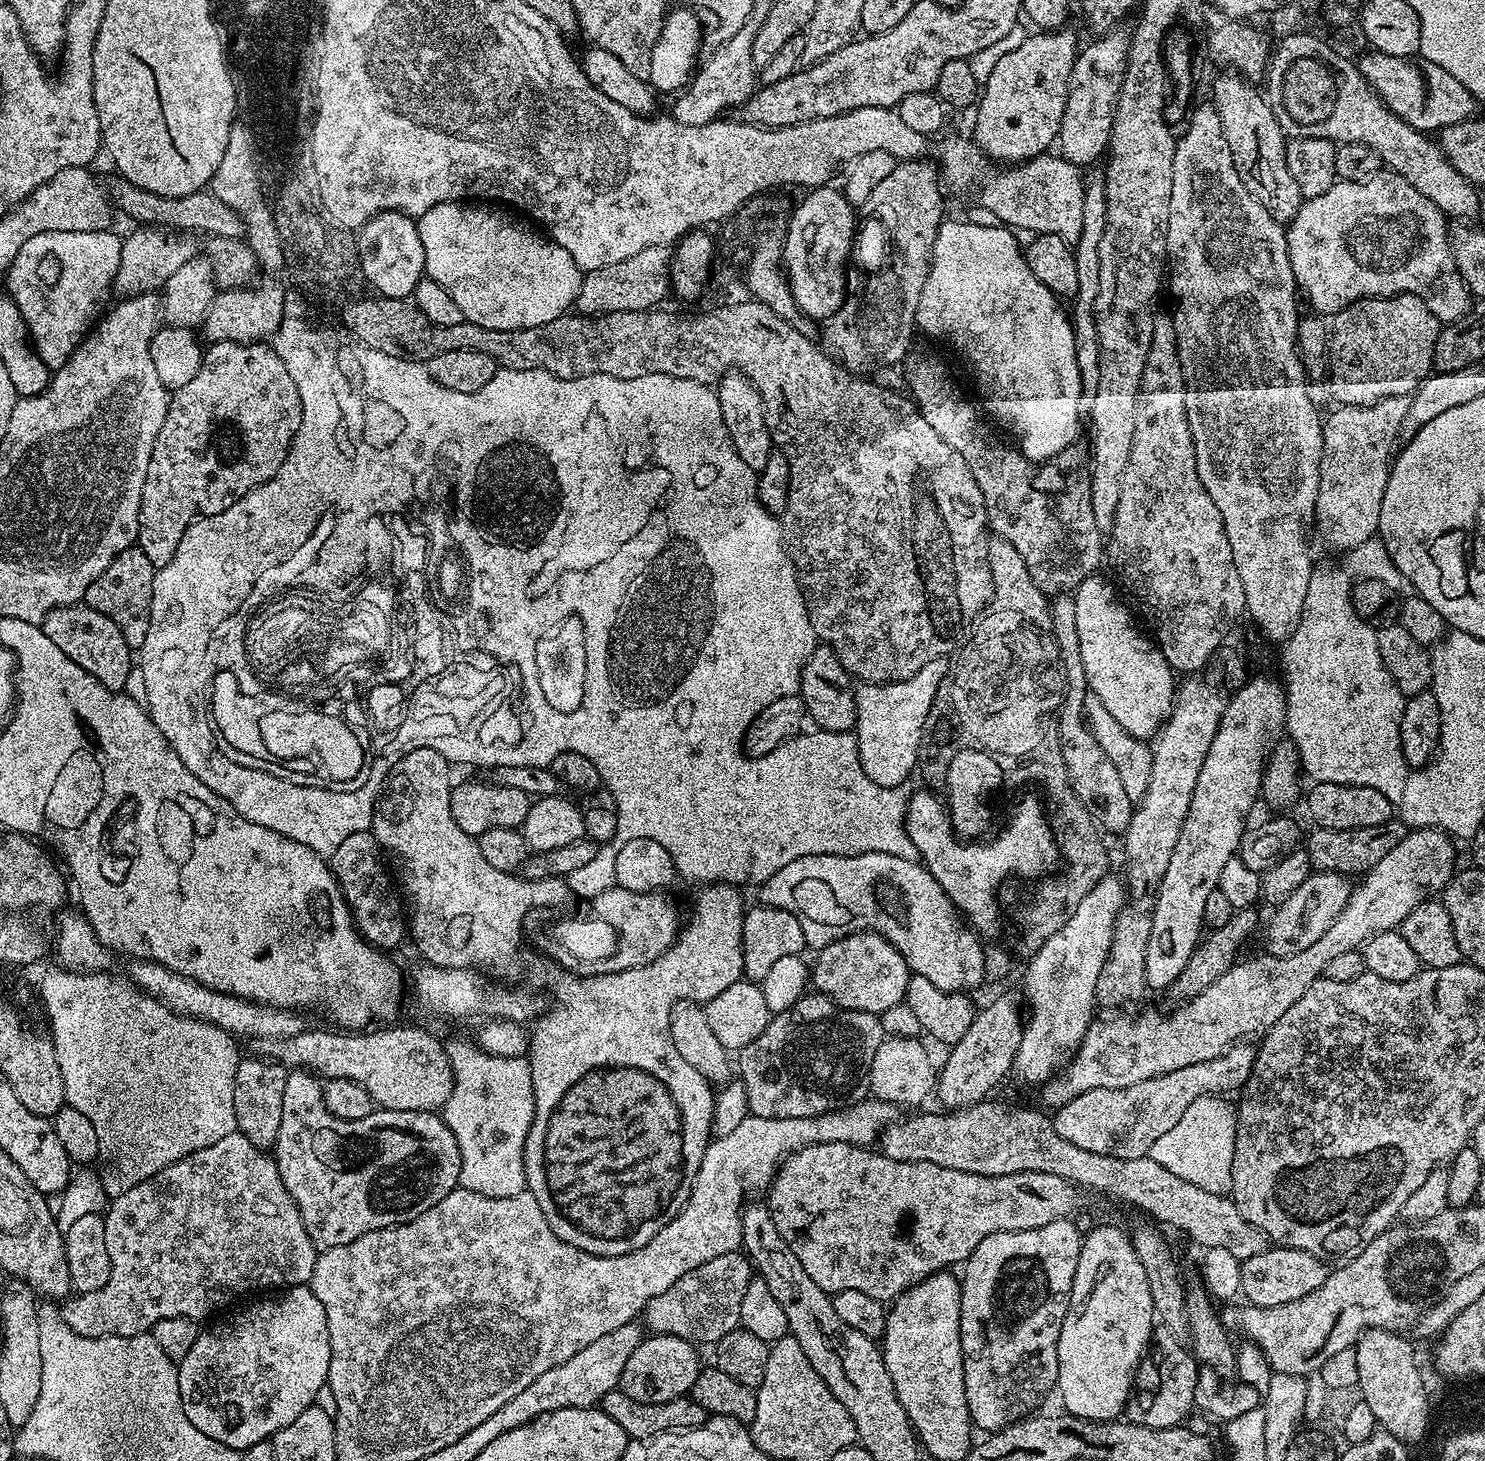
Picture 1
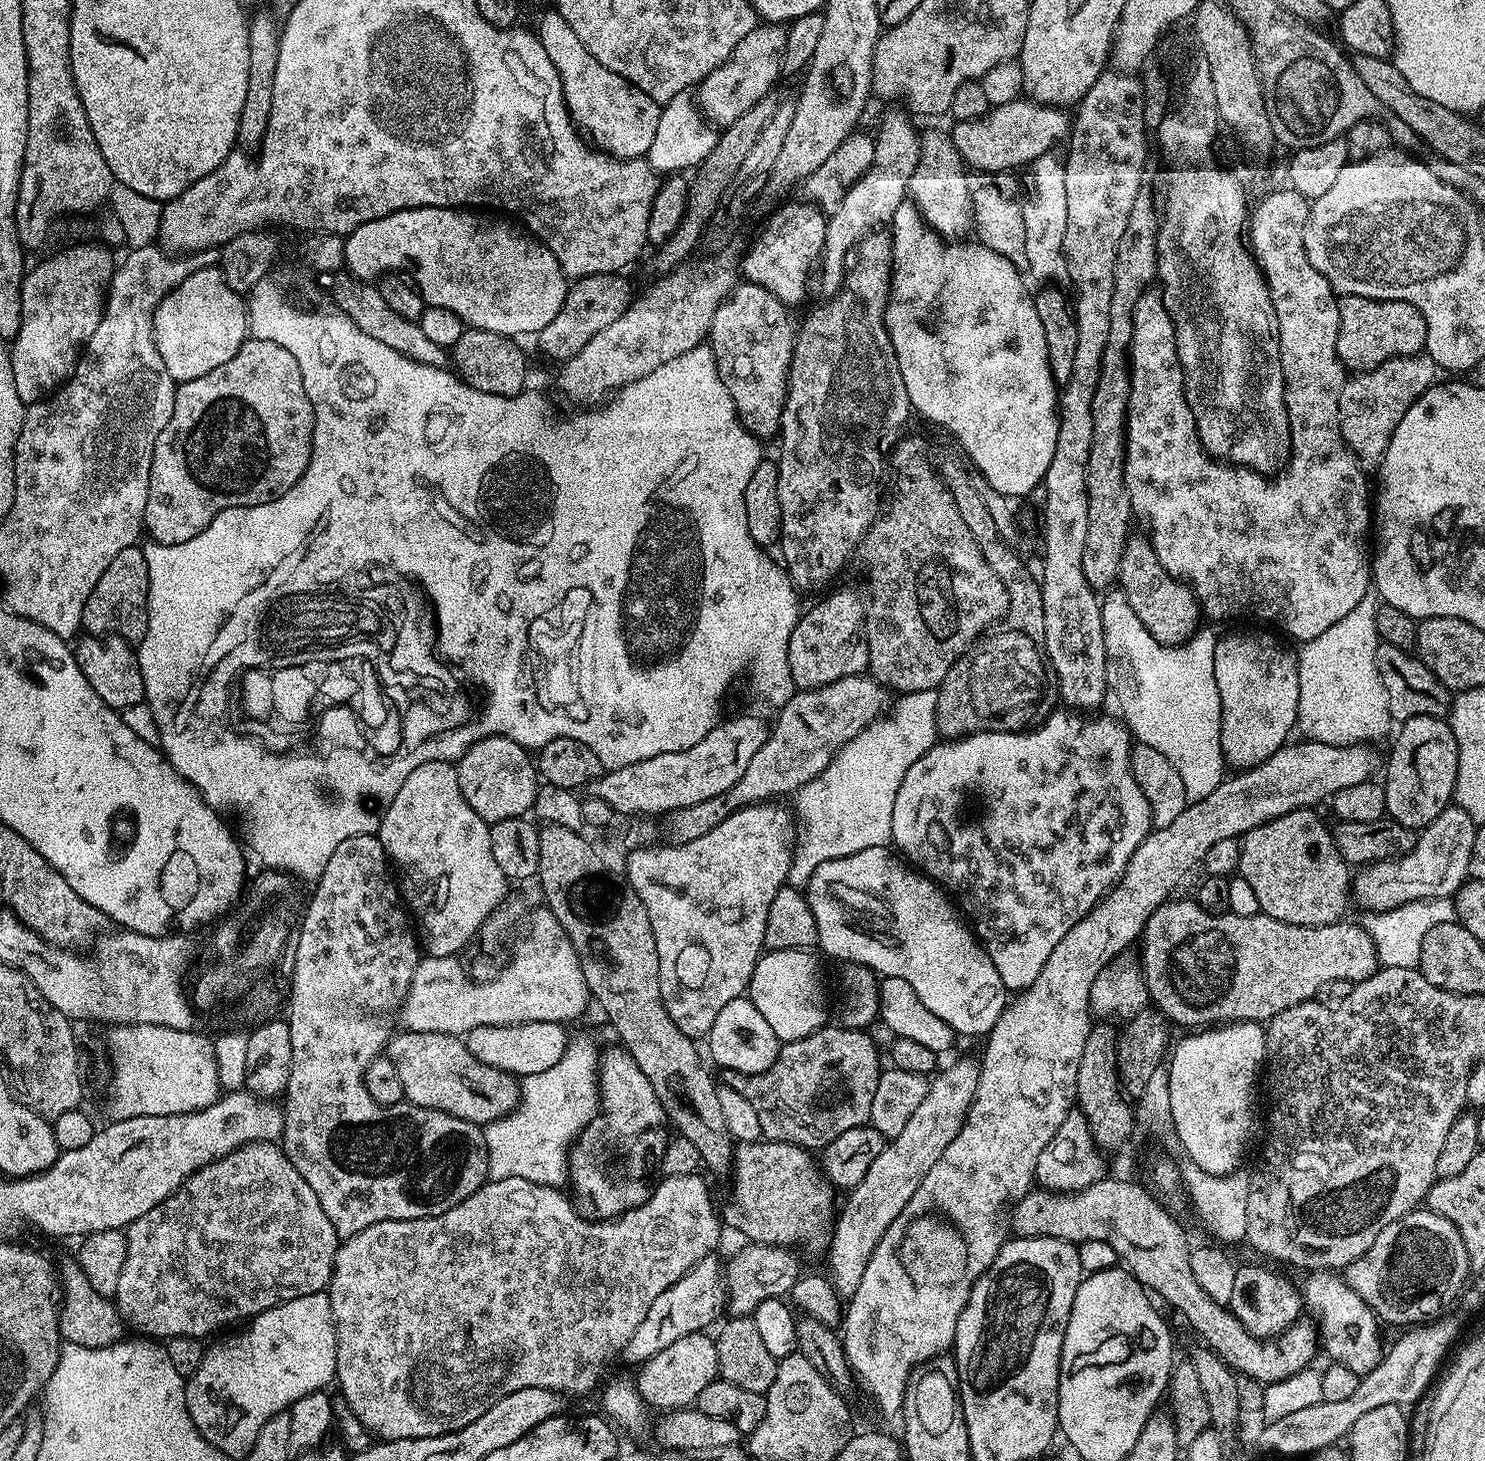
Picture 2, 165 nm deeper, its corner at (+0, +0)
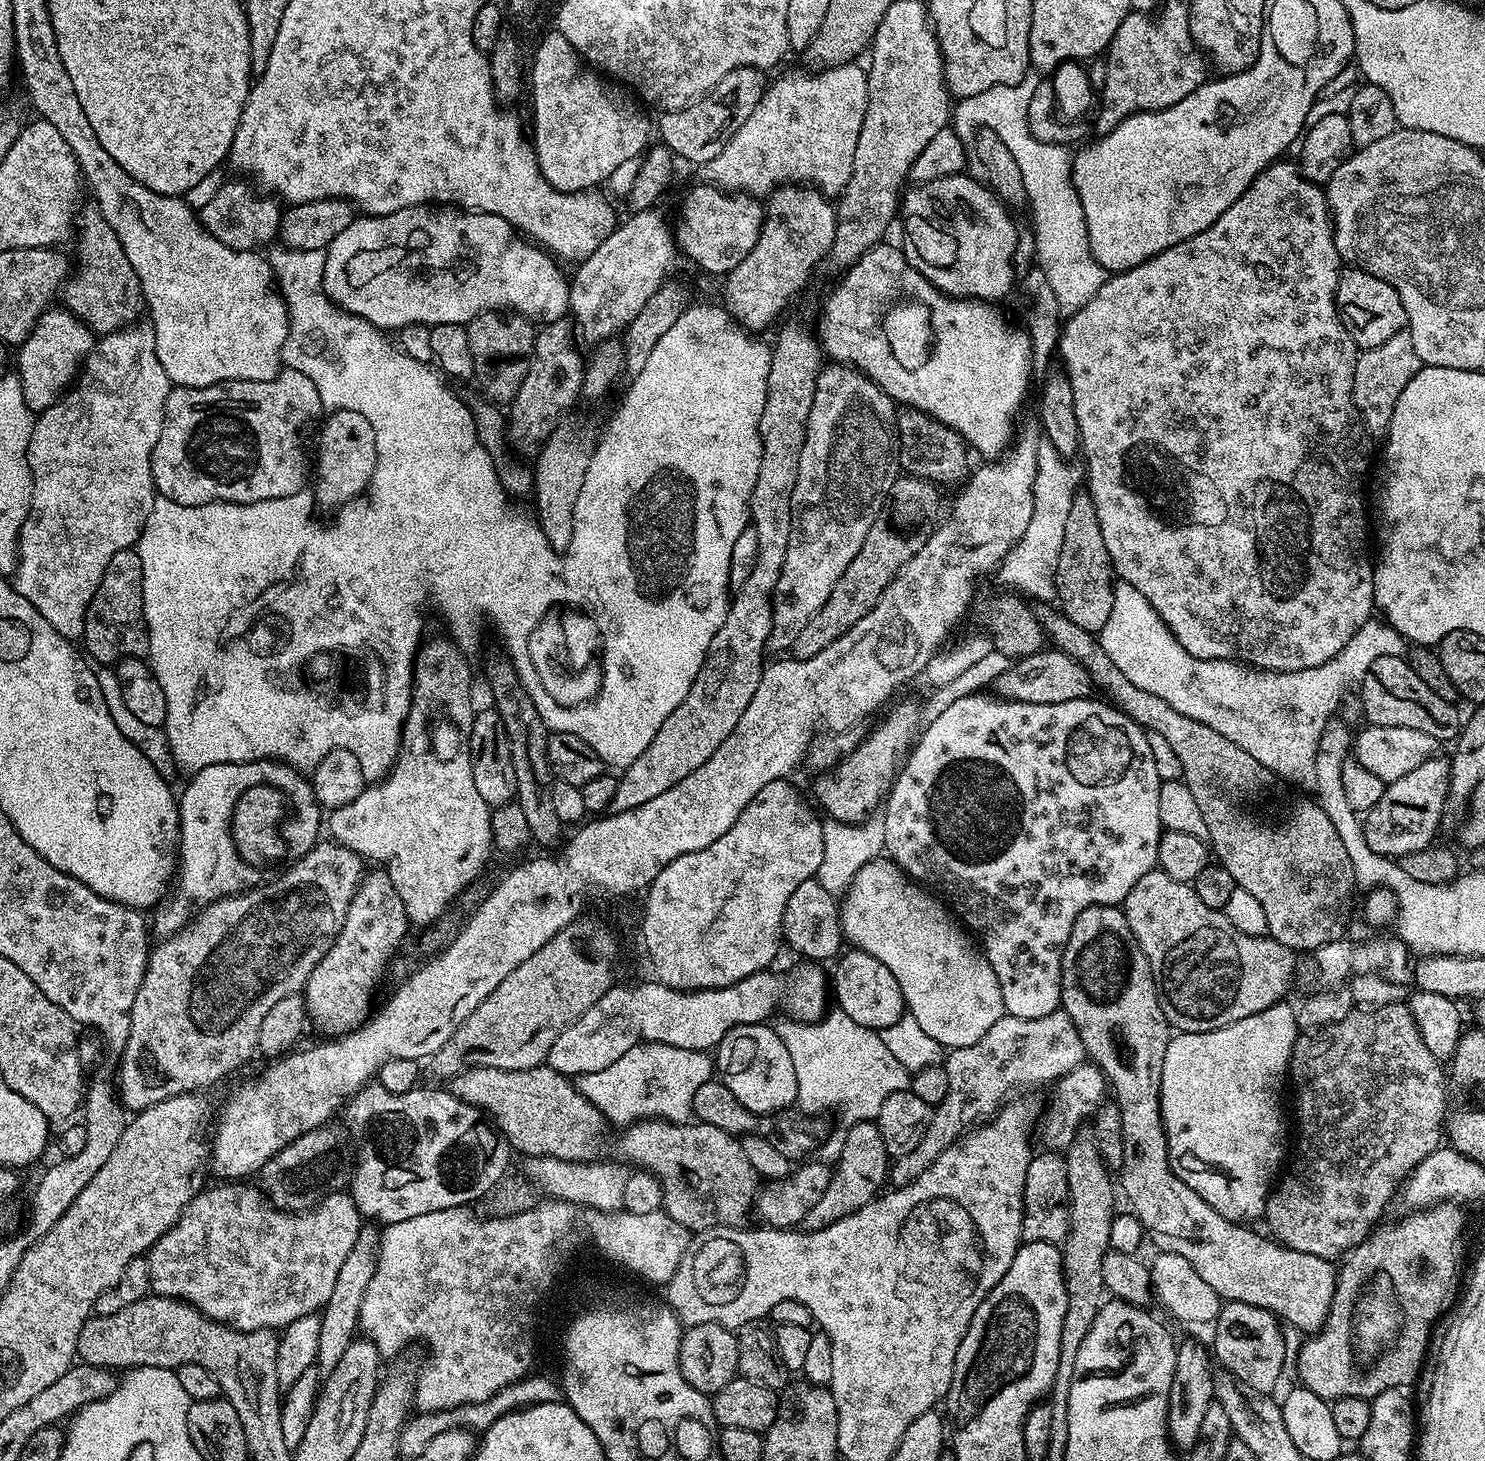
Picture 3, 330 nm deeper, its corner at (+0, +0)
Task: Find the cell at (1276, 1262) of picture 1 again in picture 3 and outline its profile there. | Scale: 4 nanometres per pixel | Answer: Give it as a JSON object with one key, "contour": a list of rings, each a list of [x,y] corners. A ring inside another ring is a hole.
{"contour":[[[1227,1301],[1221,1307],[1214,1321],[1216,1337],[1211,1347],[1215,1359],[1225,1373],[1252,1394],[1268,1394],[1280,1380],[1280,1372],[1284,1366],[1284,1335],[1285,1329],[1280,1329],[1281,1321],[1272,1312],[1246,1302]]]}

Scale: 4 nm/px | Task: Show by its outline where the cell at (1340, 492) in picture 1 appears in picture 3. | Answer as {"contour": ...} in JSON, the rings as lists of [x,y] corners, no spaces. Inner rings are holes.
{"contour":[[[1407,330],[1394,334],[1394,338],[1382,342],[1382,346],[1365,348],[1357,355],[1354,366],[1354,402],[1369,437],[1387,437],[1390,418],[1394,418],[1394,406],[1398,406],[1398,397],[1421,367],[1418,350],[1414,350],[1412,335]]]}

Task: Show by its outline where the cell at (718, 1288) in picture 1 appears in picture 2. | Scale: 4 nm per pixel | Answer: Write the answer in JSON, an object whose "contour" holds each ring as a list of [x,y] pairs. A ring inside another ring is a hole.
{"contour":[[[751,1242],[743,1246],[745,1248],[734,1253],[732,1261],[726,1264],[726,1308],[733,1317],[751,1317],[758,1302],[766,1302],[766,1298],[787,1297],[794,1282],[802,1274],[800,1260],[791,1247]]]}

